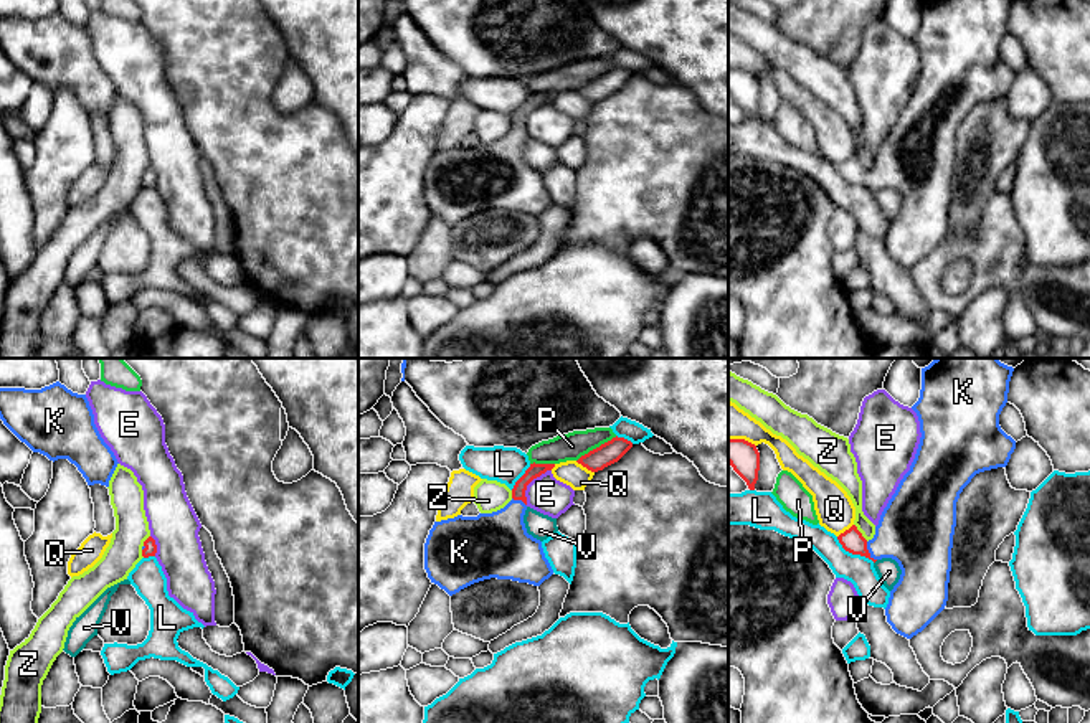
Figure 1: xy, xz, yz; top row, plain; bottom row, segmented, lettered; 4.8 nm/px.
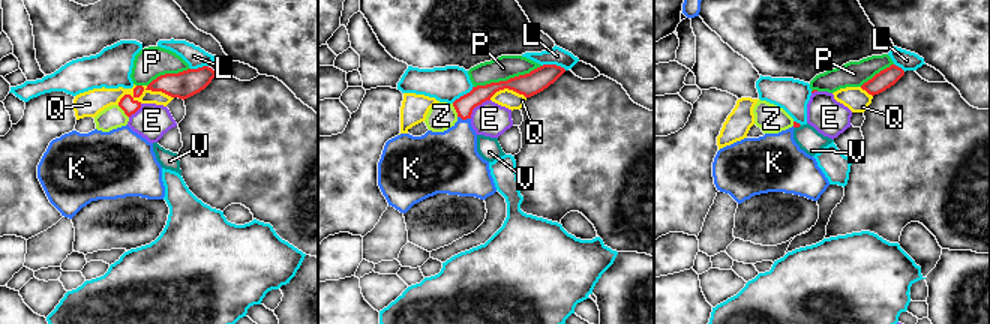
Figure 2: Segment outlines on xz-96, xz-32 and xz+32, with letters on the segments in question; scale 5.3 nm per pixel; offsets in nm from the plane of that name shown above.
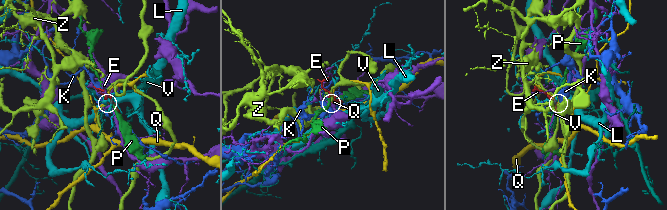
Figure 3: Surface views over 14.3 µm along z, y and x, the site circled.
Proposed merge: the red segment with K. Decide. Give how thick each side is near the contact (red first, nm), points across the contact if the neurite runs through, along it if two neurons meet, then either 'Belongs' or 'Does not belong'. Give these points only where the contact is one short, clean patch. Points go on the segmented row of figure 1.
Thickness 110 nm (red) against 340 nm. Path across: yz (851, 540), (867, 552), (914, 530). Belongs

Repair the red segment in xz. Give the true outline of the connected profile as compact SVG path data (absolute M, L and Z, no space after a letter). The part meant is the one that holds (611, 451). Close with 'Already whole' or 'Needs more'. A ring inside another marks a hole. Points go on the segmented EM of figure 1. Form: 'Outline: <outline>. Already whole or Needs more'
Outline: M616 436L611 441L581 456L576 462L591 472L598 472L618 462L631 447L631 441Z. Already whole

